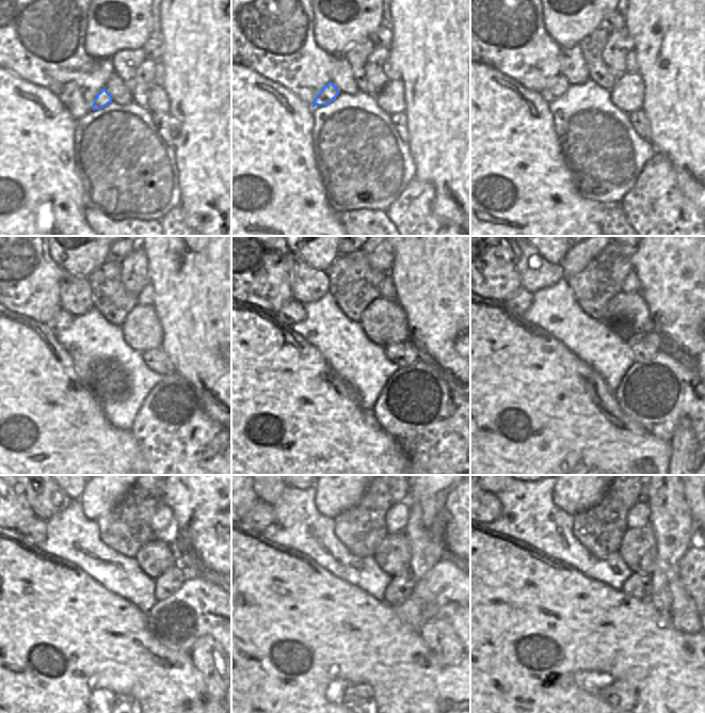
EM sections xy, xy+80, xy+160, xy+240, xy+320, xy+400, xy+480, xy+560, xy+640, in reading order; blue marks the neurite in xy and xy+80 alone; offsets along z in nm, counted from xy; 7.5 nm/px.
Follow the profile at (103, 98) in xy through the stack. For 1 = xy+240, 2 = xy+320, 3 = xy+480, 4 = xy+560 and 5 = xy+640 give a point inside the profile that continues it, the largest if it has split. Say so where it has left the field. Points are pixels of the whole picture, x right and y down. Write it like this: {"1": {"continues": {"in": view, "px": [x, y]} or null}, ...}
{"1": {"continues": {"in": "xy+240", "px": [63, 319]}}, "2": {"continues": {"in": "xy+320", "px": [292, 312]}}, "3": {"continues": {"in": "xy+480", "px": [34, 532]}}, "4": {"continues": {"in": "xy+560", "px": [261, 516]}}, "5": {"continues": {"in": "xy+640", "px": [492, 508]}}}

